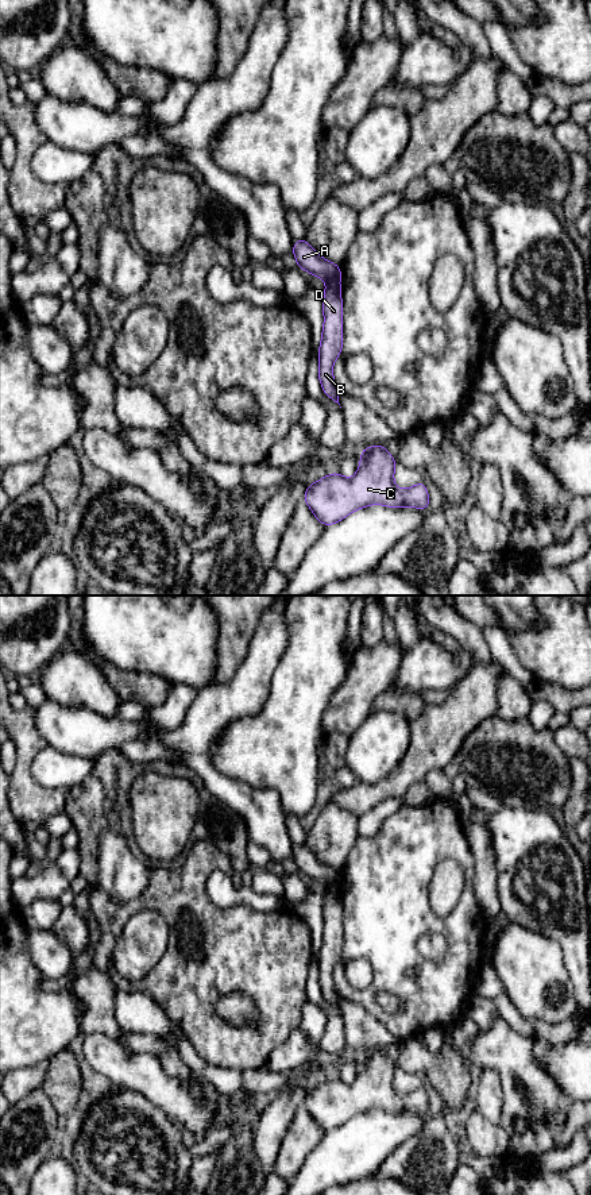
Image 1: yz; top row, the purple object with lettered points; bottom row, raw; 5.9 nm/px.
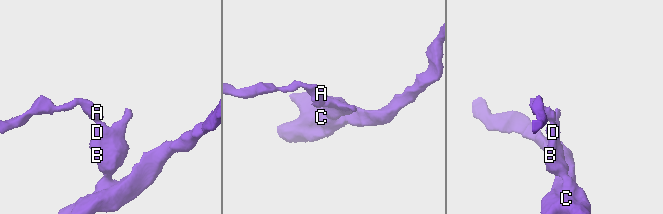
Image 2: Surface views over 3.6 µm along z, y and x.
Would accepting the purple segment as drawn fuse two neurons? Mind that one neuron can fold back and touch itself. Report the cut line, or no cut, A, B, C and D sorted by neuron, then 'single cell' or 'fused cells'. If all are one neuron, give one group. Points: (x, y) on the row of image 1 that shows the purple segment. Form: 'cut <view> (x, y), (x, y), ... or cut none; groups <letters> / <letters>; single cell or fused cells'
cut yz (328, 282), (338, 284); groups A / B C D; fused cells

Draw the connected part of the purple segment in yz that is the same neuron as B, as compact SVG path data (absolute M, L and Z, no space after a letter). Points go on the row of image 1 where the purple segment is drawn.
M328 284L322 301L324 327L318 348L318 378L322 392L339 404L332 366L343 348L343 301L340 284Z

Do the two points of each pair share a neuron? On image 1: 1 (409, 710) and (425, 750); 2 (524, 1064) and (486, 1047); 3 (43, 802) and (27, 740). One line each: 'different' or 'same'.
1: different
2: same
3: same

